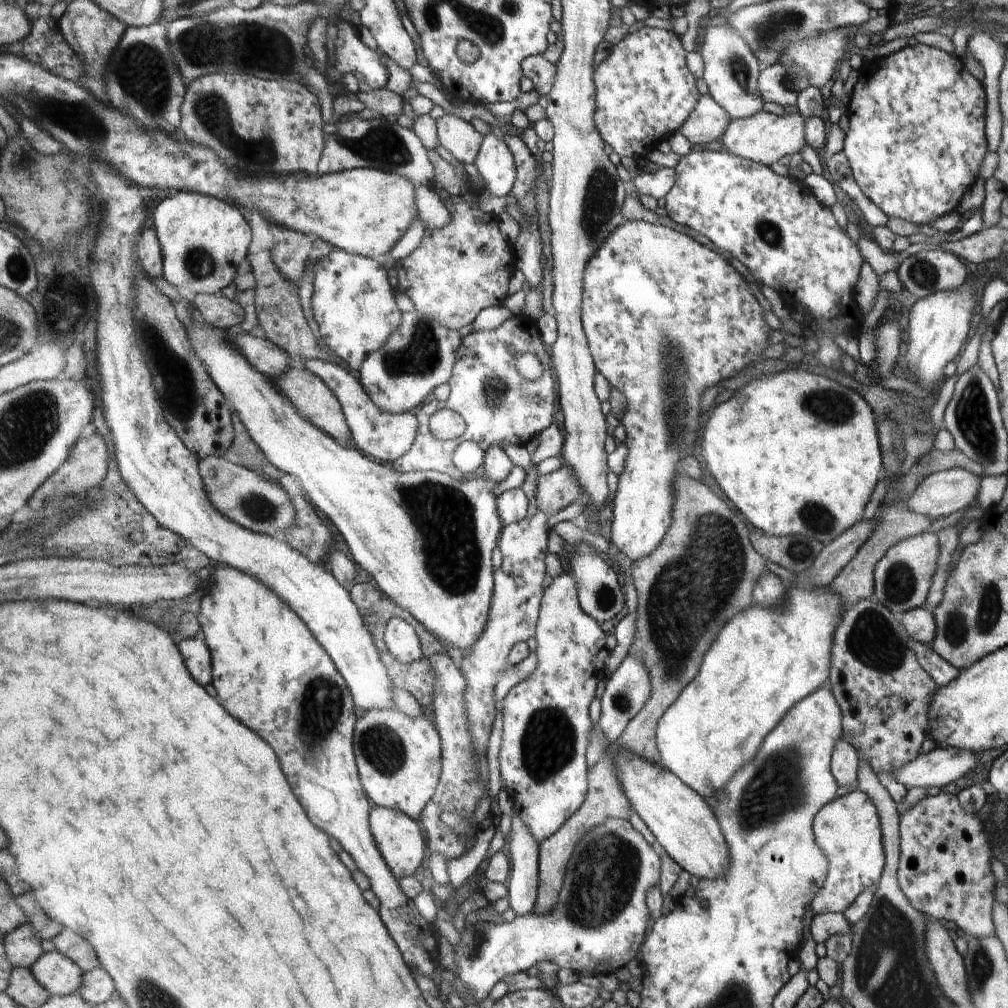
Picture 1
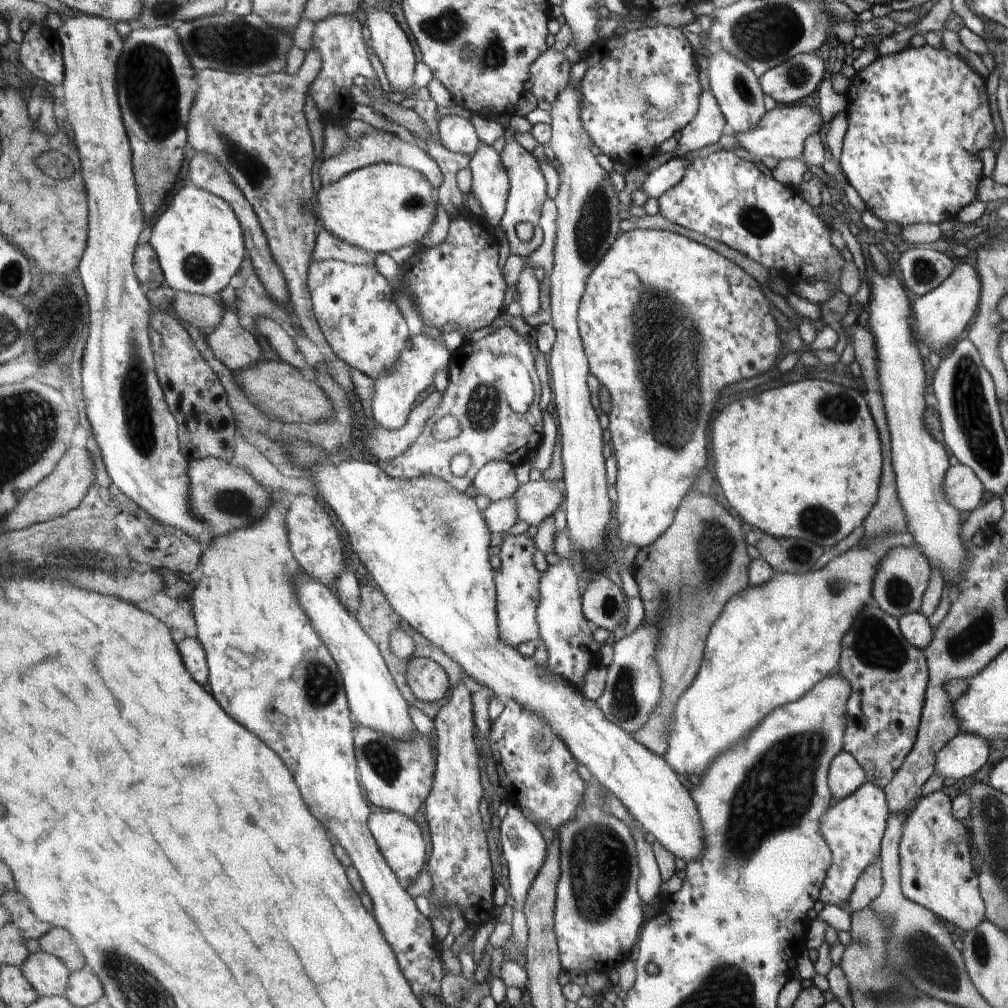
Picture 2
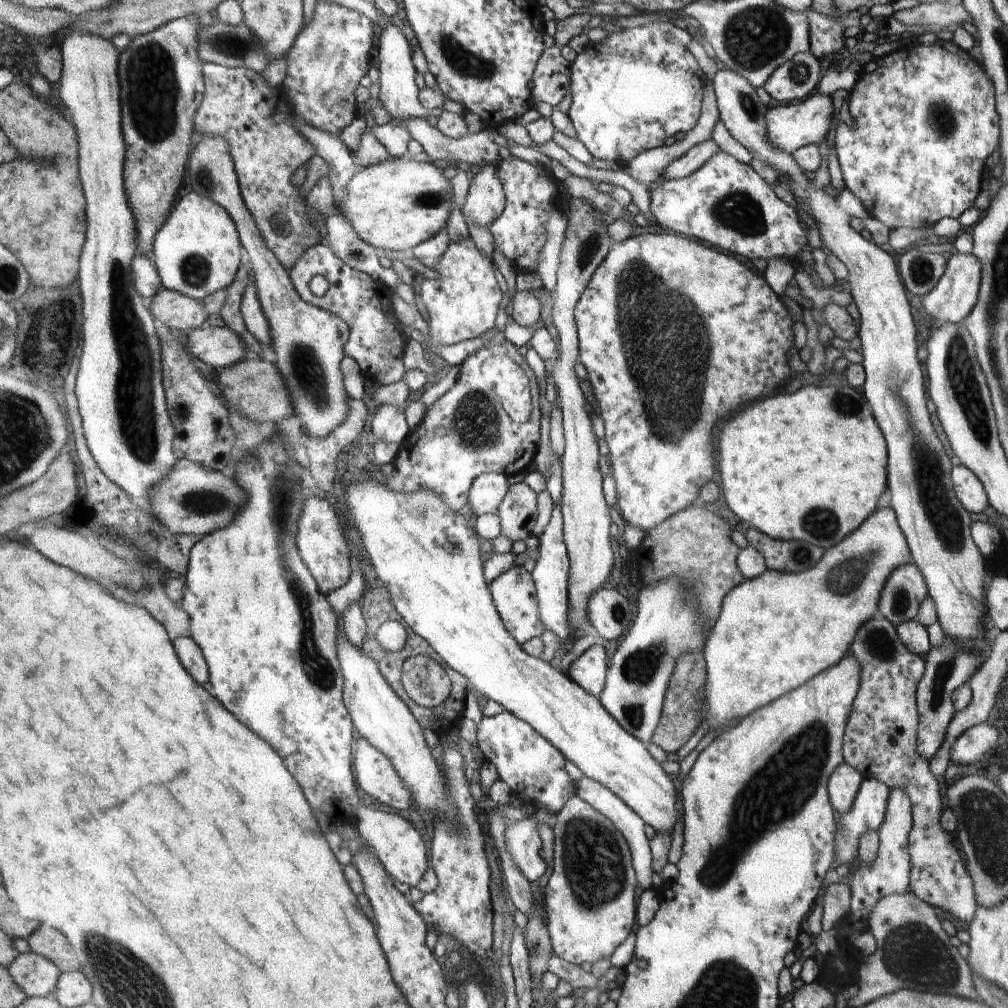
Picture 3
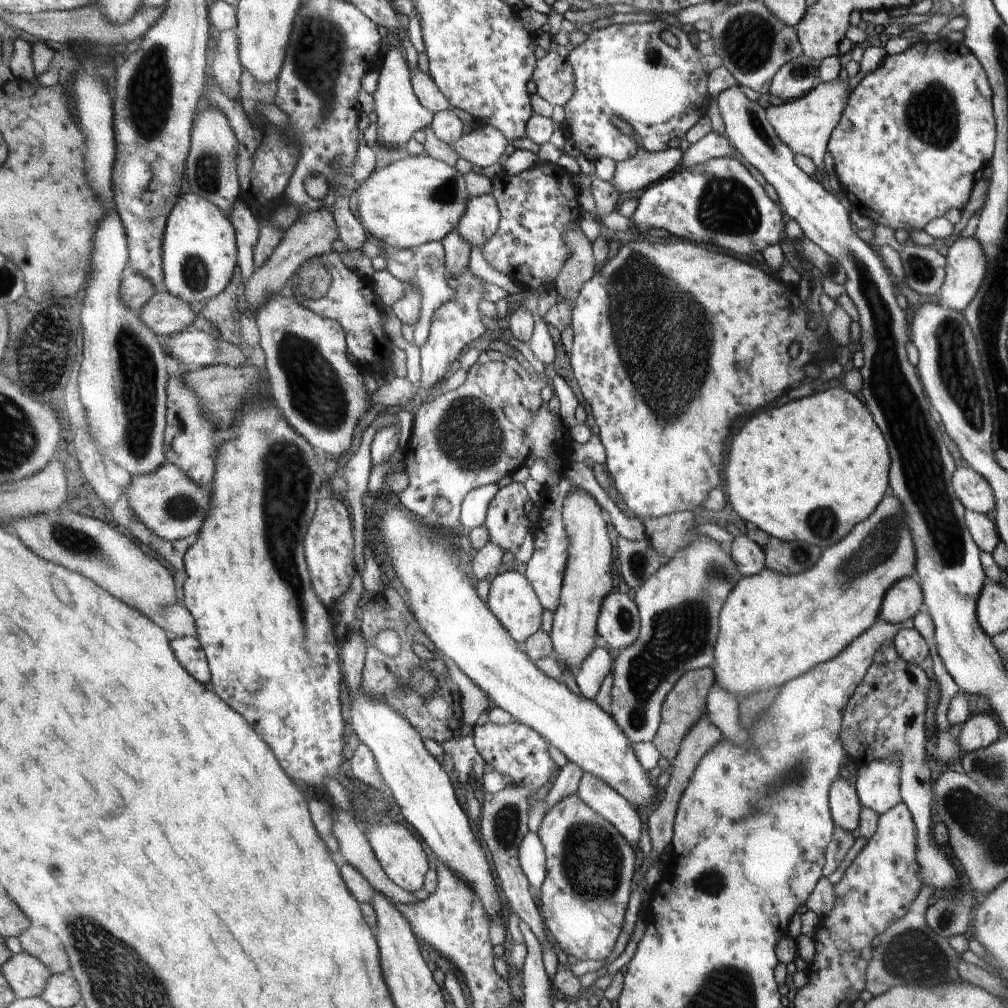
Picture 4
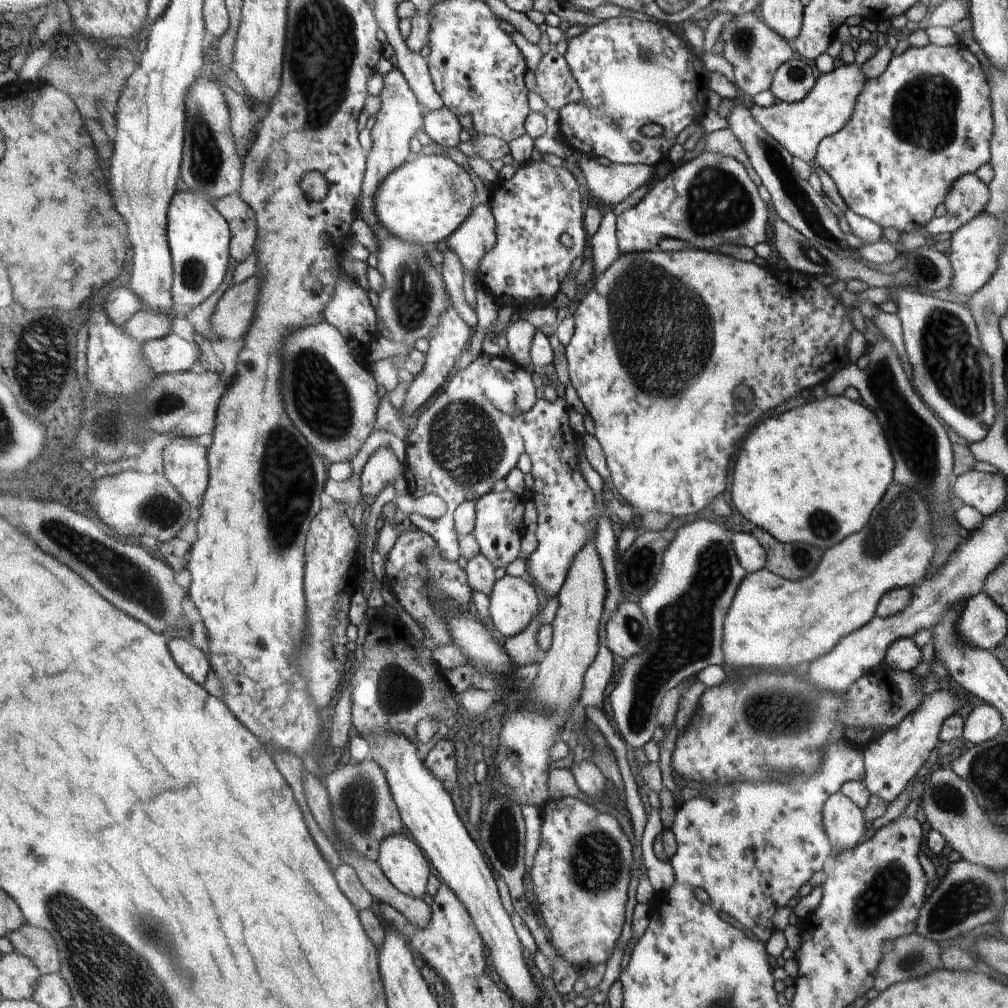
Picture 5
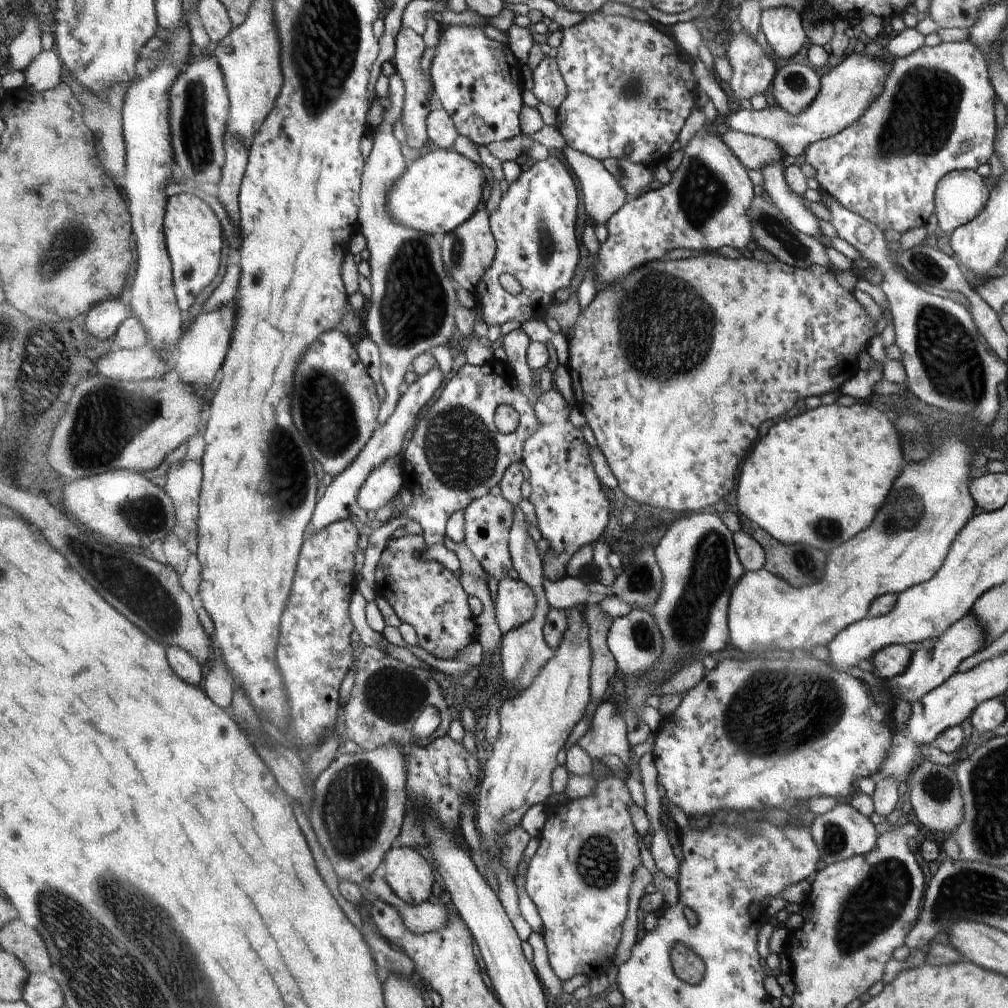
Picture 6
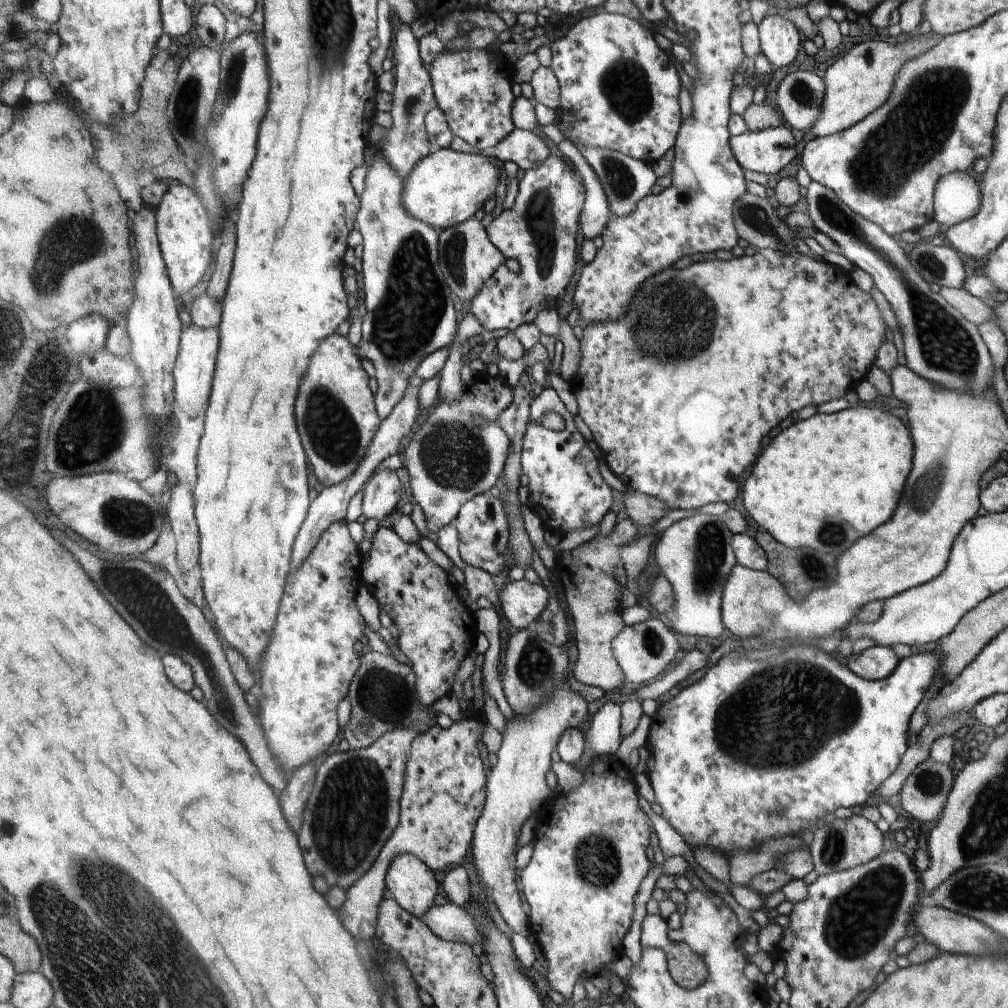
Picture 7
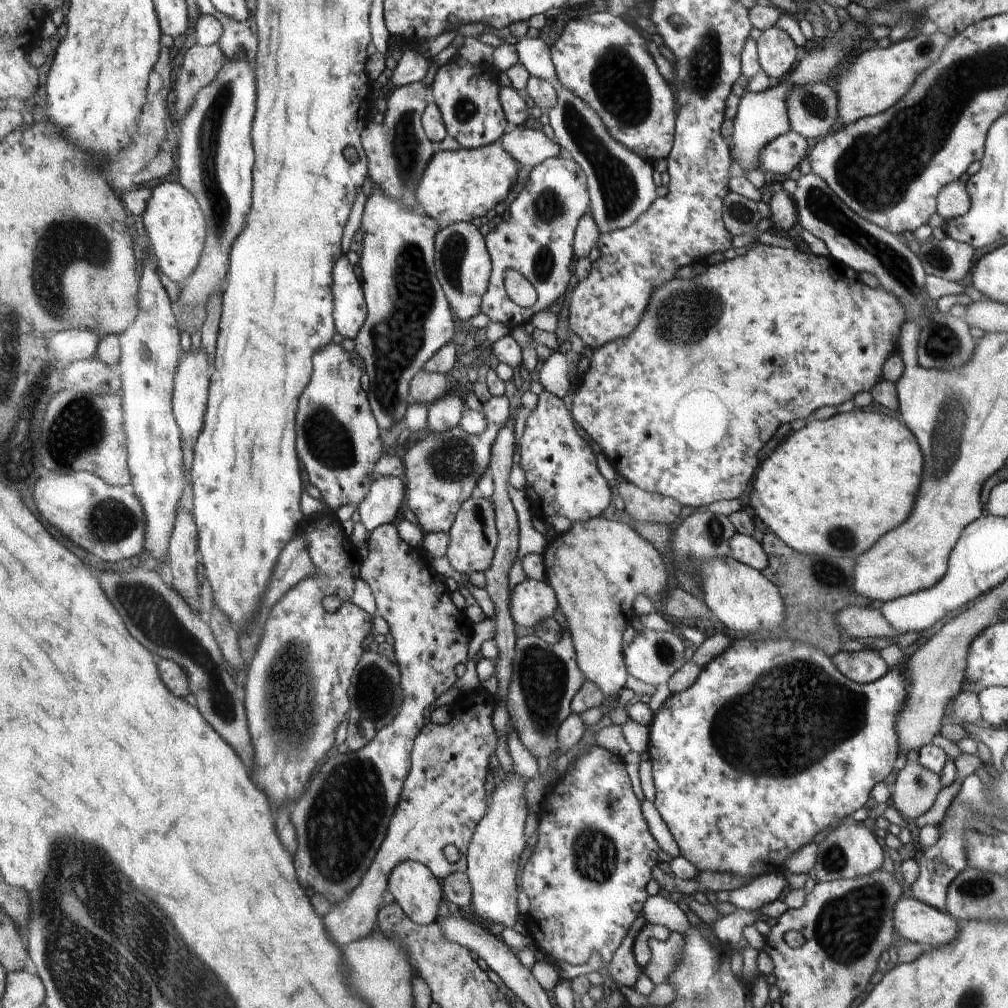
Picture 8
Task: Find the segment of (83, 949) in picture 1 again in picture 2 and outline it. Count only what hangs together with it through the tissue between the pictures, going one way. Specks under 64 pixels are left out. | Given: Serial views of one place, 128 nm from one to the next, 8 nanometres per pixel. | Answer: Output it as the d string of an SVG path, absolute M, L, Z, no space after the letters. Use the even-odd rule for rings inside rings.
M54 927L51 932L40 940L41 950L58 956L72 972L84 970L88 966L88 959L82 946L72 938L72 932L62 927Z

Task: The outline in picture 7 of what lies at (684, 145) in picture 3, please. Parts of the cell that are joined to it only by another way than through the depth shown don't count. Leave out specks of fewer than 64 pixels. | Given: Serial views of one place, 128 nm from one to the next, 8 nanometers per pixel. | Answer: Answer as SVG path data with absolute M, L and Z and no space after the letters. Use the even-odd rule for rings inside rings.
M563 140L559 144L559 149L564 158L576 166L579 174L583 176L586 186L586 204L584 205L583 217L580 218L580 232L584 240L594 240L600 236L607 222L611 218L608 210L608 198L604 194L604 188L596 176L596 172L590 168L586 158L576 150L576 146L568 140Z

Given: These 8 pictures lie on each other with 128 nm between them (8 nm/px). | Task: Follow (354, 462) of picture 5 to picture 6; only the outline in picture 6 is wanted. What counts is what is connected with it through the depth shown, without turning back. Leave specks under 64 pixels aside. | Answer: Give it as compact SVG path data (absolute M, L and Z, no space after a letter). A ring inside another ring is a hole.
M399 74L388 76L390 108L385 109L383 121L373 131L373 147L363 172L363 189L360 190L360 232L366 238L370 257L371 296L368 315L364 322L364 334L374 341L380 350L380 378L386 393L384 410L380 410L379 427L399 406L398 386L404 382L404 374L411 369L415 358L426 350L439 345L450 345L448 338L454 334L454 306L456 294L446 278L440 260L441 239L424 232L400 226L391 212L391 194L396 181L407 170L408 161L402 154L402 144L392 132L392 124L403 118L406 87Z

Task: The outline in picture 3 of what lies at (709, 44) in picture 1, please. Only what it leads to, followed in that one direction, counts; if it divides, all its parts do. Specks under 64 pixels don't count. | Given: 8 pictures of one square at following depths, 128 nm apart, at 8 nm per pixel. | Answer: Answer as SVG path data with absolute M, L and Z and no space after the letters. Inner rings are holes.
M721 66L711 81L715 88L715 96L718 99L719 120L726 126L725 133L730 134L740 142L751 153L752 158L763 161L778 173L780 181L790 188L794 198L800 199L801 203L807 207L808 212L805 214L818 227L824 250L834 254L848 269L847 286L852 296L852 302L856 304L860 312L857 325L858 337L861 342L861 365L865 372L864 394L867 394L868 402L872 403L876 422L879 422L888 442L890 466L888 467L887 488L890 490L892 510L895 510L899 526L907 537L913 563L919 567L927 581L927 589L931 593L930 598L932 598L934 606L936 606L938 622L944 636L952 636L956 642L960 642L960 648L964 646L964 650L968 650L972 654L980 654L982 662L980 662L979 668L982 668L984 660L988 658L991 651L992 635L989 635L989 628L985 619L985 606L987 585L992 578L992 574L986 567L985 558L980 554L980 550L972 540L971 526L974 520L970 519L970 512L959 500L956 500L957 496L954 496L954 490L952 490L952 484L950 484L950 468L953 465L950 464L950 458L946 456L944 446L942 446L942 442L938 440L938 436L932 428L930 414L926 410L924 374L922 374L920 362L916 358L918 356L916 354L918 352L918 344L916 344L918 332L916 332L916 326L914 326L908 296L906 296L906 290L902 286L903 280L900 280L900 275L898 275L896 262L892 259L888 249L868 242L860 234L854 232L854 228L851 226L852 218L863 220L870 216L870 212L866 210L864 203L854 196L853 192L844 189L842 194L836 198L836 196L826 194L826 191L822 188L814 190L810 186L810 180L806 180L805 172L799 166L799 163L792 158L792 155L776 148L776 144L772 142L771 136L768 135L768 108L762 104L756 88L752 86L751 82L748 82L747 78L744 78L744 75L736 74L736 71Z

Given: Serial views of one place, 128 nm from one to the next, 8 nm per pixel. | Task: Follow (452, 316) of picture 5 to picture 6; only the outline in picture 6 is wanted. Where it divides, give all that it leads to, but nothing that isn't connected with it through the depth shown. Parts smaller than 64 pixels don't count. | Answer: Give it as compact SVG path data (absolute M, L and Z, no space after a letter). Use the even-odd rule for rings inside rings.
M436 363L434 370L424 374L424 376L419 376L418 380L409 386L408 390L404 392L402 400L399 401L399 406L395 413L388 418L386 424L380 430L375 431L374 436L367 442L366 448L355 458L354 464L344 470L342 474L335 476L334 480L327 486L324 496L319 500L319 505L315 506L315 517L312 518L312 528L310 528L312 534L320 532L322 528L337 520L354 518L358 492L360 492L360 488L366 482L366 478L372 474L374 468L378 468L378 466L384 464L384 461L392 459L395 455L402 452L407 443L407 433L410 434L410 431L415 428L418 413L434 396L434 392L440 388L444 376L442 376L442 370L438 366L438 363Z

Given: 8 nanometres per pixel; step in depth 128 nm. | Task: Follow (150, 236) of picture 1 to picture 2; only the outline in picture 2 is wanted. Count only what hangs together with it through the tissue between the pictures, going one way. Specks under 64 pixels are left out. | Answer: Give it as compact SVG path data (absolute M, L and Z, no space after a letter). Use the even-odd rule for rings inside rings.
M151 242L139 246L136 254L136 272L146 289L156 290L164 284L164 280L166 281L160 256Z

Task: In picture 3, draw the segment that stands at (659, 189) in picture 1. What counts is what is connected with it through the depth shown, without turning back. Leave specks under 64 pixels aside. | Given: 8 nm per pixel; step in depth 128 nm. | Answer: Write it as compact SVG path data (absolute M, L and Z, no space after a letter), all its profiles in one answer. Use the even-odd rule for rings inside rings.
M714 137L708 138L707 141L700 142L699 145L692 146L686 154L678 160L674 160L668 168L662 179L674 179L690 176L696 172L701 166L704 166L714 154L718 154L722 150Z

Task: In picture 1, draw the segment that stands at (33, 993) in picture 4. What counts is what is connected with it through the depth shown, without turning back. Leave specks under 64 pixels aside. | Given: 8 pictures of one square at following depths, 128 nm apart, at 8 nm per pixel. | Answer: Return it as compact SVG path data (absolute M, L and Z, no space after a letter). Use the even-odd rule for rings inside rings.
M56 950L40 958L33 970L52 995L76 994L83 988L84 970L70 956Z

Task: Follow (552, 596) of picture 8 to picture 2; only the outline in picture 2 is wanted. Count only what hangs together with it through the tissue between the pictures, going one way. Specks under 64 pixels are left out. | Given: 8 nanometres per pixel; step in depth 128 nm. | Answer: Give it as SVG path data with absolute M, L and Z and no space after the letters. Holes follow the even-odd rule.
M528 534L503 536L502 546L497 548L501 565L495 572L495 585L498 587L498 616L501 635L504 642L510 646L520 646L530 640L538 640L538 627L536 624L536 608L540 594L538 594L538 582L542 581L542 574L534 566L534 537Z

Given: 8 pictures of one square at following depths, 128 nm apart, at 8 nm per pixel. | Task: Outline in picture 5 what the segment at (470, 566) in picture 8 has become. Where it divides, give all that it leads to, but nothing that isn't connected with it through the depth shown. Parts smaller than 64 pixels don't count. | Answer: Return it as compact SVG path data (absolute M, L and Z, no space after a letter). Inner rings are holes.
M512 490L503 492L491 491L475 499L476 514L472 536L478 542L480 554L486 556L494 568L504 567L522 556L522 540L527 531L524 525L525 495L514 494Z

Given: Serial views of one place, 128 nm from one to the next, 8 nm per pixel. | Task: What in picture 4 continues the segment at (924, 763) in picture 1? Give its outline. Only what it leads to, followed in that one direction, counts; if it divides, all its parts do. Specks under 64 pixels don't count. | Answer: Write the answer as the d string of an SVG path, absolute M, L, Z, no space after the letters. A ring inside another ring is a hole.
M980 712L970 716L964 722L961 726L960 738L958 738L962 755L966 752L974 752L974 750L986 748L986 746L990 746L992 742L998 740L1000 728L992 720L992 717L990 714Z

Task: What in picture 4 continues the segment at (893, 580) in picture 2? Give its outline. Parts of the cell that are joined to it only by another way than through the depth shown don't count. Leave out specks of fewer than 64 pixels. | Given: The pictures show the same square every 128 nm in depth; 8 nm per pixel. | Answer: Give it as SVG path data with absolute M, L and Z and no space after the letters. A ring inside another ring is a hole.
M911 577L891 586L879 616L890 623L909 623L924 607L923 589Z

